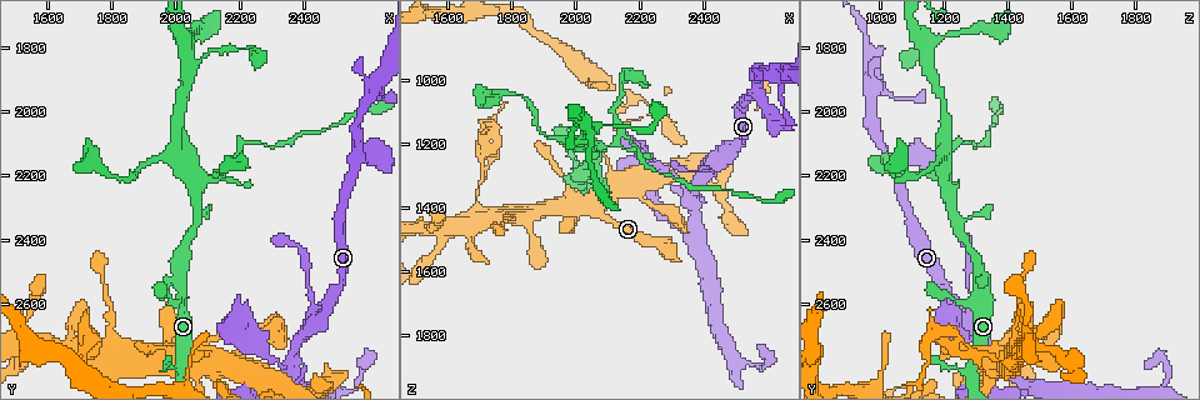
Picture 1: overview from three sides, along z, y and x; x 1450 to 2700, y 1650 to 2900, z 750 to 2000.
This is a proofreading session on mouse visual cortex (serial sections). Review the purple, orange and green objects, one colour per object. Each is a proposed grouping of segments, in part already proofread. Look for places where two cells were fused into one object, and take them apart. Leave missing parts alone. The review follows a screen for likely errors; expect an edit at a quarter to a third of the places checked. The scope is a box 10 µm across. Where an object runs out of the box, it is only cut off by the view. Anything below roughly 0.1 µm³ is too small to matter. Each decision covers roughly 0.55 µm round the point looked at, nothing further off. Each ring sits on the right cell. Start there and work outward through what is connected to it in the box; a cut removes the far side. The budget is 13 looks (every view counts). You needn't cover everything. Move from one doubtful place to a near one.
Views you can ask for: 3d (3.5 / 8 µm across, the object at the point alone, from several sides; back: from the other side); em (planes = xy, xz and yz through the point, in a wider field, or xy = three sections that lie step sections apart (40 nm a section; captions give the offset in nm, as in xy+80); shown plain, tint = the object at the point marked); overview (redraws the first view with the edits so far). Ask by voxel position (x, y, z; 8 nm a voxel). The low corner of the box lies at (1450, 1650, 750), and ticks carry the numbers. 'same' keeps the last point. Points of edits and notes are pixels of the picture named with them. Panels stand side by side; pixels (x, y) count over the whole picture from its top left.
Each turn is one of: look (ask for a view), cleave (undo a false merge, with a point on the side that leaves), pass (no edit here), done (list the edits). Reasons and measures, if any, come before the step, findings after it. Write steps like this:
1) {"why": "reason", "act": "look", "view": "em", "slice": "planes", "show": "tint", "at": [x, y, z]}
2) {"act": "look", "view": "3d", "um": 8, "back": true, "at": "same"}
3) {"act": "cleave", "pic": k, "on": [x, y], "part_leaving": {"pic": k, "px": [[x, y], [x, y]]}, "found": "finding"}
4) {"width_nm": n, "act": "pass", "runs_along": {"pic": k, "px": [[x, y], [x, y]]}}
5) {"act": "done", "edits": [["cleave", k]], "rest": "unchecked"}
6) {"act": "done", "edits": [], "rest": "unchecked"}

{"act": "look", "view": "3d", "um": 3.5, "at": [1740, 2780, 1430]}

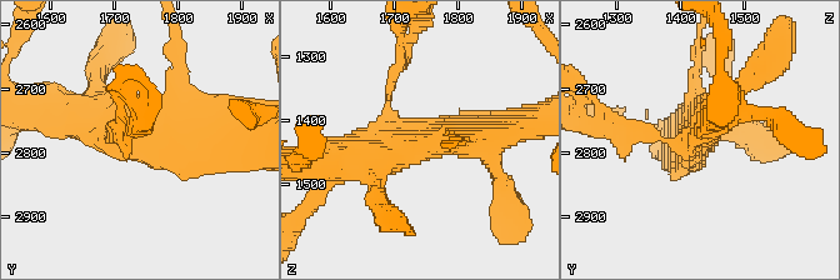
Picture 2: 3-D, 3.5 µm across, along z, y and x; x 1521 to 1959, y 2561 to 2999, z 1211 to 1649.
{"act": "pass", "runs_along": {"pic": 2, "px": [[509, 129], [424, 135], [351, 158]]}, "found": "continuous, no second cell"}

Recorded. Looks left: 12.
{"why": "sharp bend", "act": "look", "view": "3d", "um": 3.5, "at": [2170, 2190, 1180]}

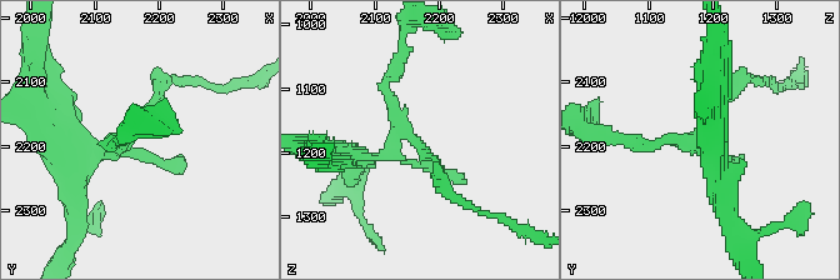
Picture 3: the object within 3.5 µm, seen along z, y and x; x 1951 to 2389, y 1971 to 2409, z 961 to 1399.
{"why": "now the EM", "act": "look", "view": "em", "slice": "planes", "show": "tint", "at": [2165, 2180, 1175]}

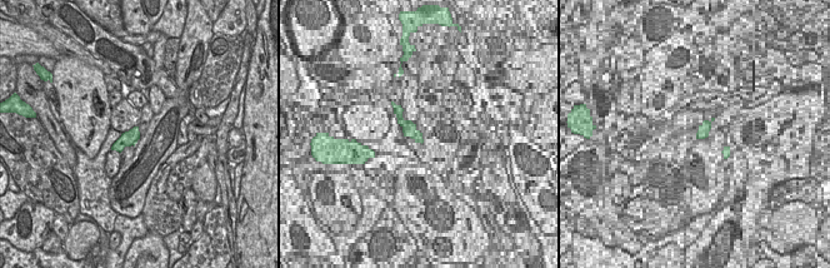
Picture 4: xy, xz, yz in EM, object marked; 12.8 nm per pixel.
{"act": "cleave", "pic": 3, "on": [743, 81], "part_leaving": {"pic": 3, "px": [[425, 154], [456, 199], [506, 221]]}, "found": "two cells meet here"}

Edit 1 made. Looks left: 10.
{"why": "a narrow waist", "act": "look", "view": "3d", "um": 3.5, "at": [1920, 2150, 1170]}

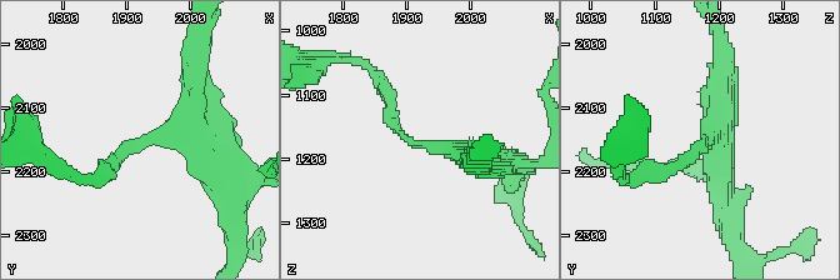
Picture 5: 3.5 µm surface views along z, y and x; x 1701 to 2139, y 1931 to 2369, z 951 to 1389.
{"why": "need the tissue", "act": "look", "view": "em", "slice": "xy", "step": 1, "show": "tint", "at": [1915, 2155, 1175]}

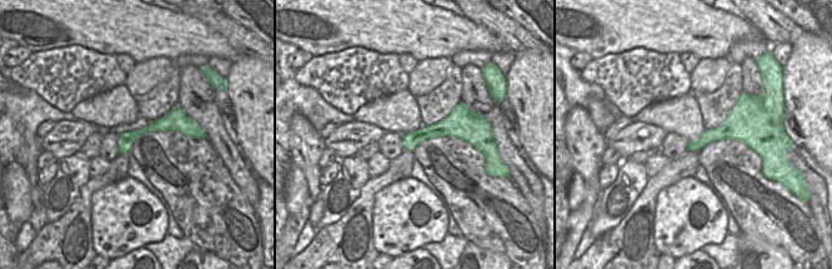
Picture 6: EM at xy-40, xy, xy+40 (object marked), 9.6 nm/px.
{"width_nm": 160, "act": "pass", "runs_along": {"pic": 6, "px": [[189, 130], [154, 125], [120, 144]]}, "found": "one cell here"}

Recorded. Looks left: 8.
{"why": "sharp bend", "act": "look", "view": "3d", "um": 3.5, "at": [2360, 2770, 1360]}

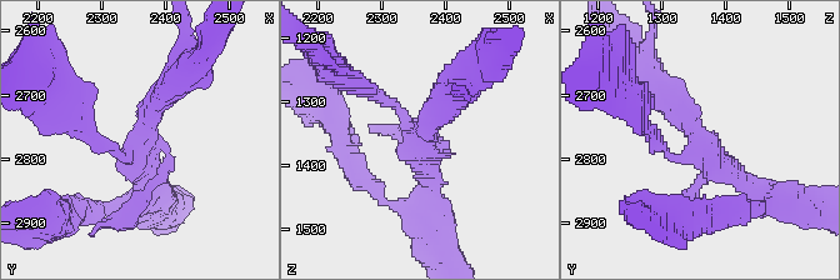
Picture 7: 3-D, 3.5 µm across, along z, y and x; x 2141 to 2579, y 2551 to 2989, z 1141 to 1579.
{"arms": 4, "arm_widths_nm": [150, 150, 200, 350], "why": "shape alone is not enough", "act": "look", "view": "em", "slice": "xy", "step": 1, "show": "tint", "at": [2365, 2765, 1360]}

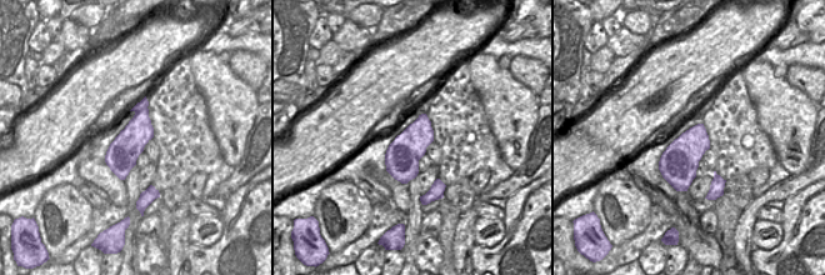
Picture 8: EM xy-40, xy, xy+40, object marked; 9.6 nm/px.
{"width_nm": 340, "act": "pass", "runs_along": {"pic": 7, "px": [[650, 78], [720, 165], [759, 196]]}, "found": "one cell here"}

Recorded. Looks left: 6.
{"why": "abrupt turn", "act": "look", "view": "3d", "um": 3.5, "at": [1720, 2680, 1200]}

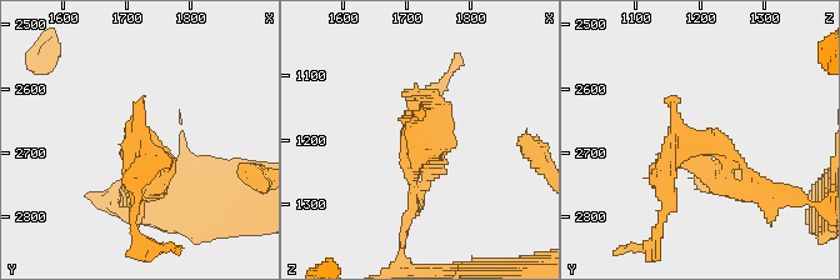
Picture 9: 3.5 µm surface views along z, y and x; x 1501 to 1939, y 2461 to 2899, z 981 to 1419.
{"why": "shape alone is not enough", "act": "look", "view": "em", "slice": "xy", "step": 5, "show": "tint", "at": [1710, 2675, 1195]}

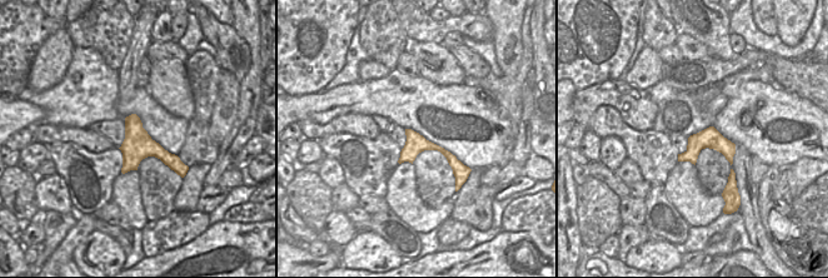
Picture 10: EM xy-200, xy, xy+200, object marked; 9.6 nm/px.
{"act": "pass", "found": "one cell here"}

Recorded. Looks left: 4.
{"act": "done", "edits": [["cleave", 3]], "rest": "unchecked"}

